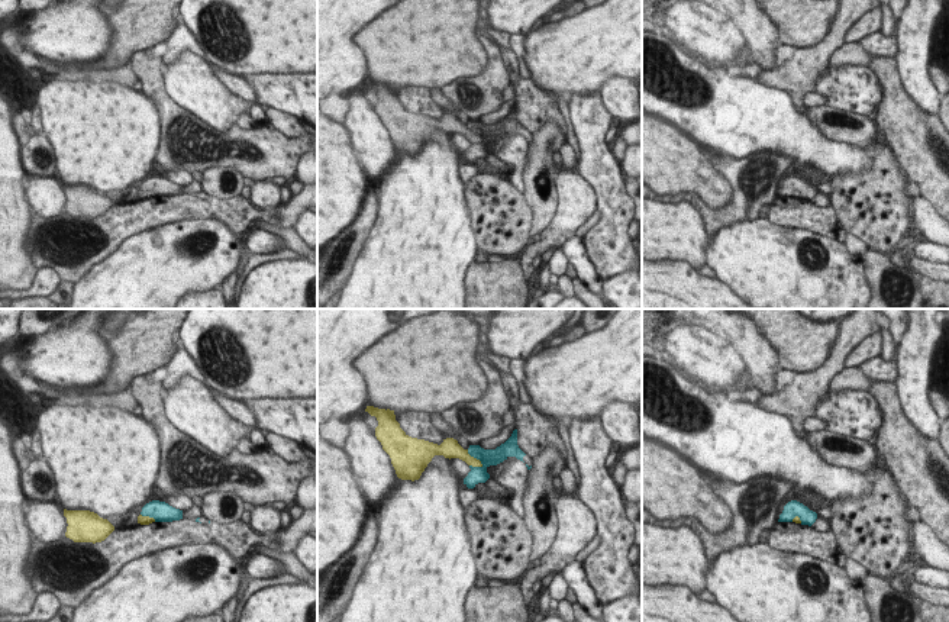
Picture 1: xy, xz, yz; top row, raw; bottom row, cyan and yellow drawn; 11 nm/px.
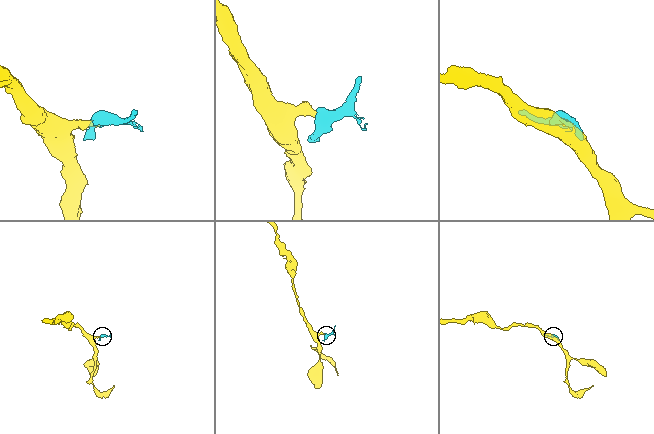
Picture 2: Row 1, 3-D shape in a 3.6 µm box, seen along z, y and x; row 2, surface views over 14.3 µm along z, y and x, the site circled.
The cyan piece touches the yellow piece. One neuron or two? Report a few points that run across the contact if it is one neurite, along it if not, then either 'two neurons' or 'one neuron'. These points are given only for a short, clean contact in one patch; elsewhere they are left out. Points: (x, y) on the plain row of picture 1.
line xz (467, 125), (480, 137), (481, 142); two neurons

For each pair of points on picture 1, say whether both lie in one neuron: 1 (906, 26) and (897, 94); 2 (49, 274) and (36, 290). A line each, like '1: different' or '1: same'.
1: different
2: same

